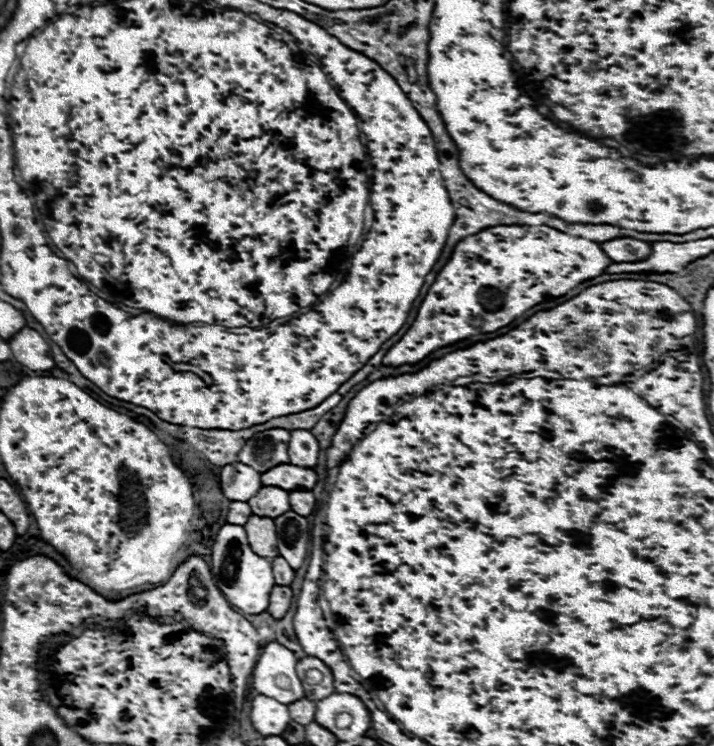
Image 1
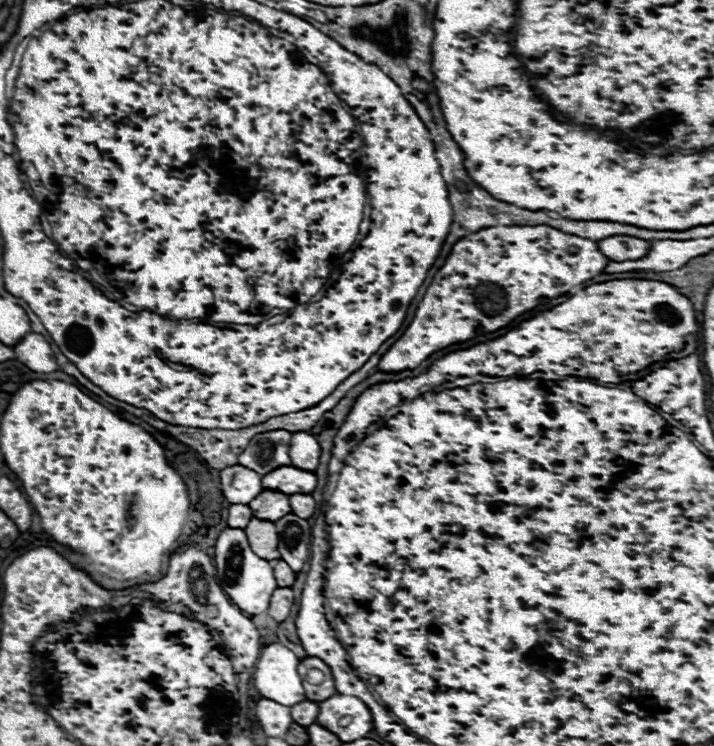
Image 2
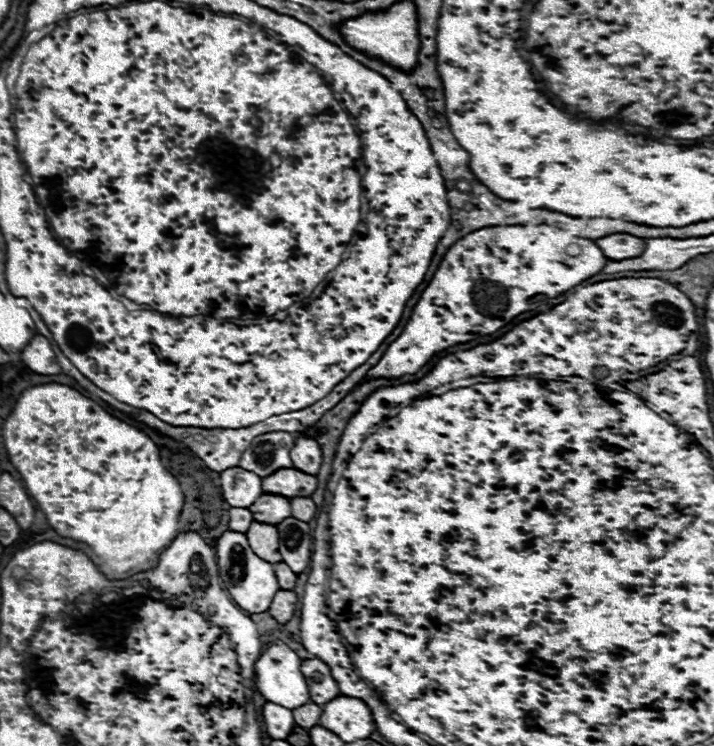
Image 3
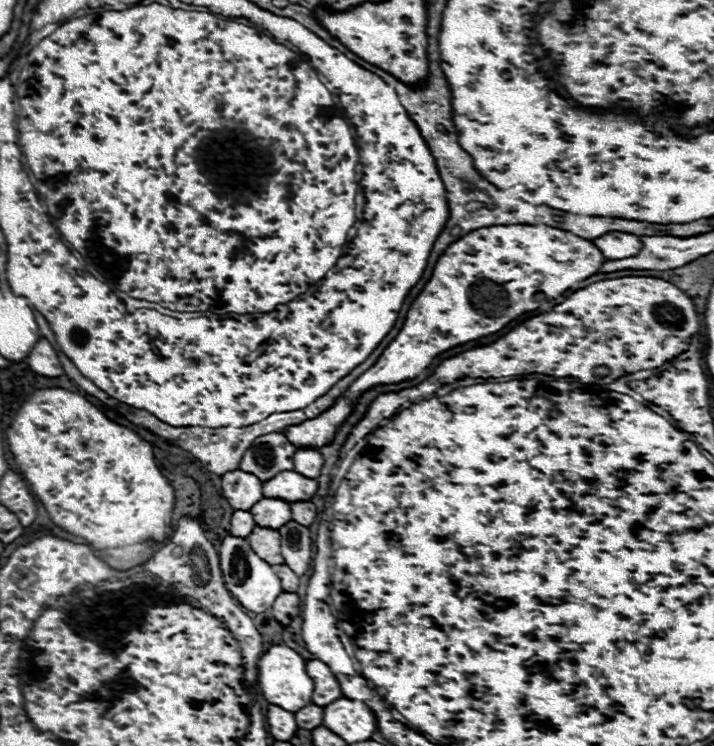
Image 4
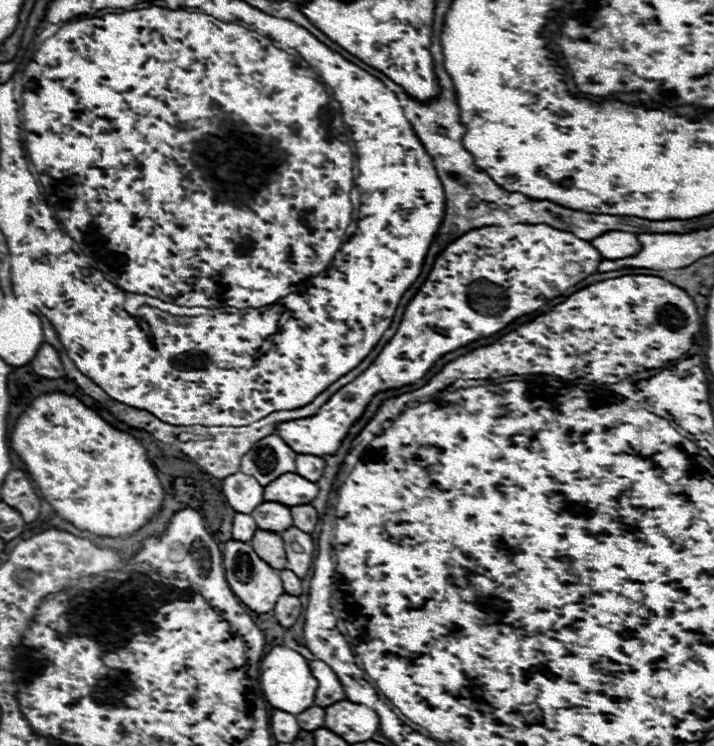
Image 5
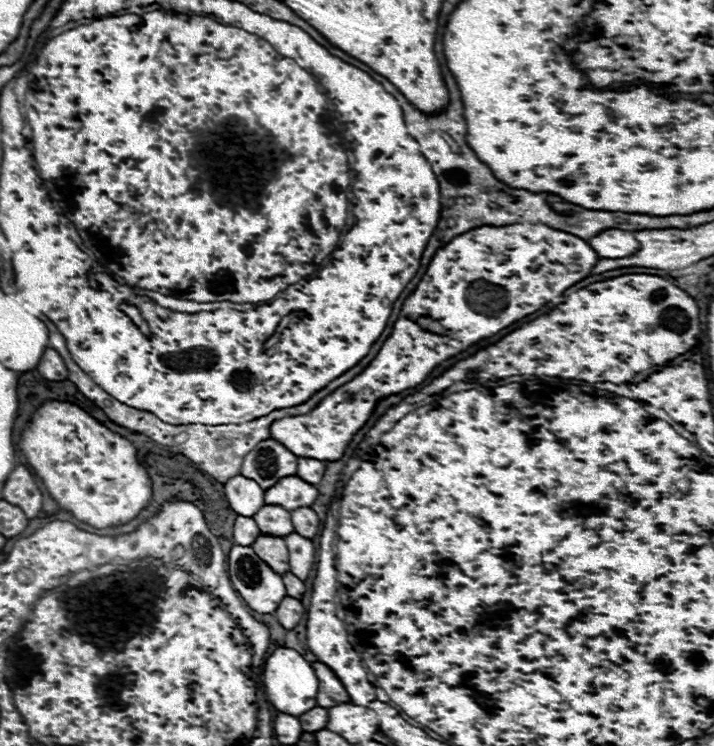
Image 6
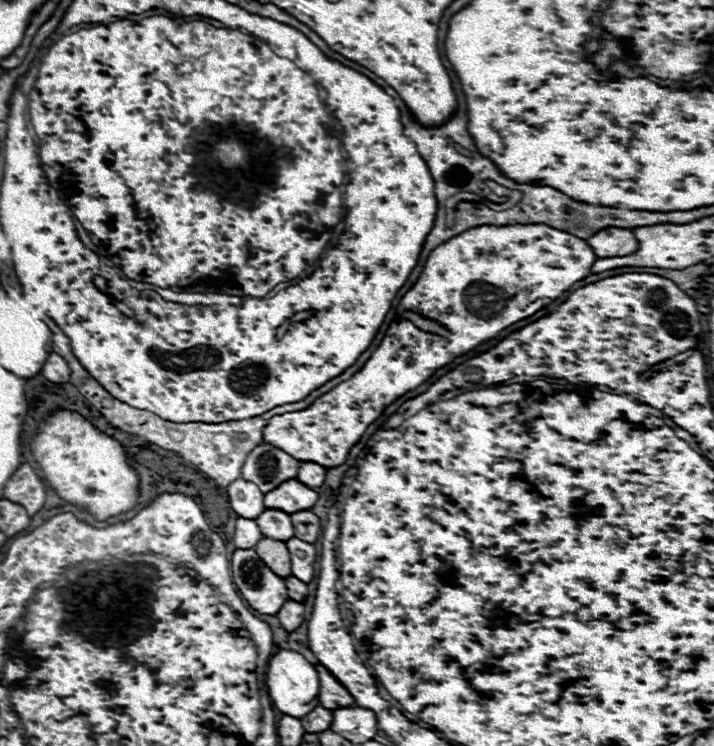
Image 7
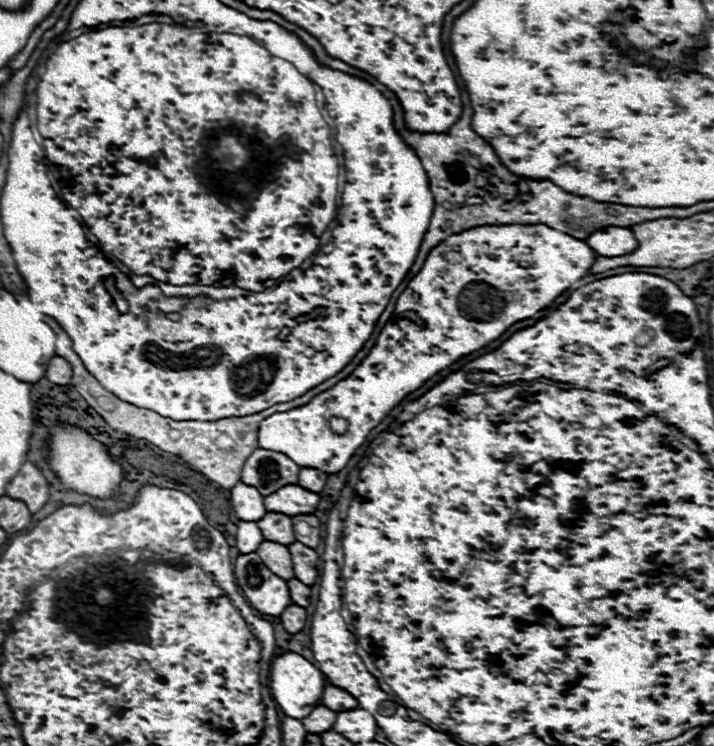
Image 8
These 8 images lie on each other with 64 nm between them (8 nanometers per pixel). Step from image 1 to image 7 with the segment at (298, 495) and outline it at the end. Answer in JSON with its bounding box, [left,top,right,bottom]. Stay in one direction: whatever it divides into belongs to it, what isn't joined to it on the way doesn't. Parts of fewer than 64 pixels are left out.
[292,510,320,544]

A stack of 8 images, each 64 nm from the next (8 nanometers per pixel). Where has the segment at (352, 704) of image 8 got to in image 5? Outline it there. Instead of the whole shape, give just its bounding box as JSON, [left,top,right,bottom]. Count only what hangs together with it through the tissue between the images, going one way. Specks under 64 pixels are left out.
[310,660,346,708]

